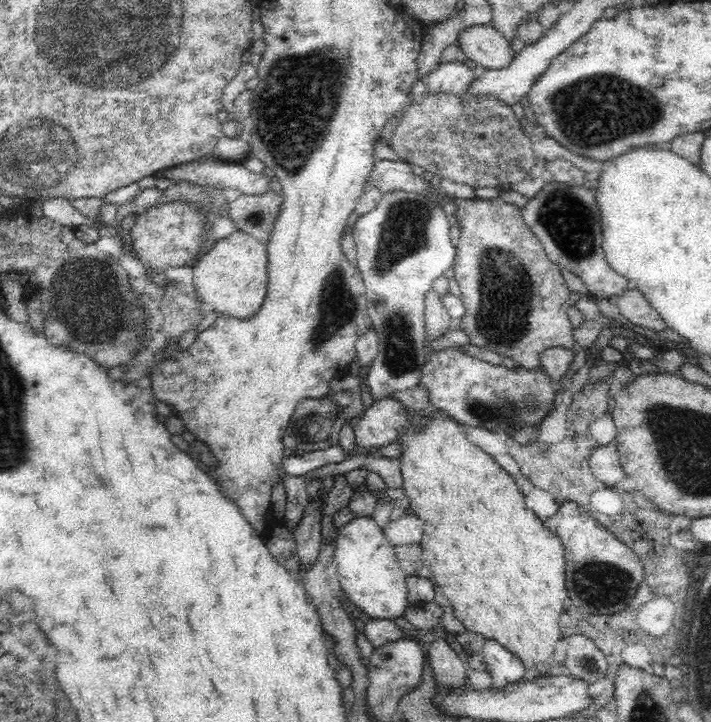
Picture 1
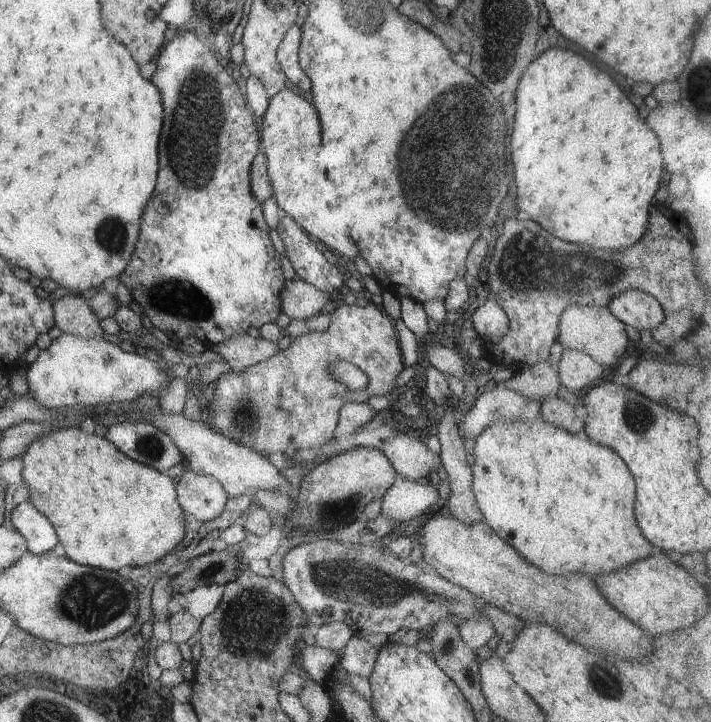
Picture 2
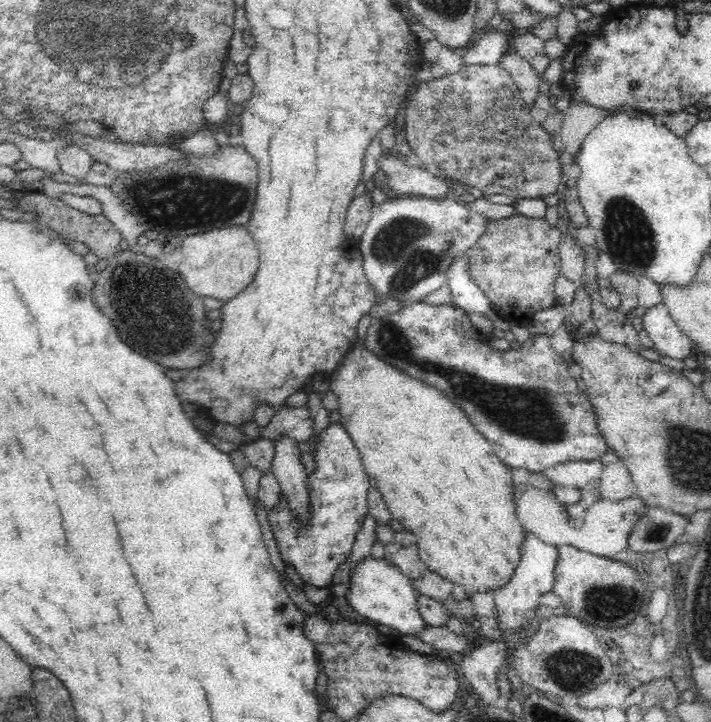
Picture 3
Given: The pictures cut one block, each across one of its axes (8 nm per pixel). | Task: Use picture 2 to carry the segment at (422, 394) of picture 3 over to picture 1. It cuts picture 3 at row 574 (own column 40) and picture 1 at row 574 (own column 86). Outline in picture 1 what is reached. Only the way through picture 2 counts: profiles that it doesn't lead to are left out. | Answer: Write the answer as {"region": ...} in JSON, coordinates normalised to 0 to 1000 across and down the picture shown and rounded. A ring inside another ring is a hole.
{"region":[[[601,565],[594,573],[586,571],[579,573],[571,566],[571,575],[577,578],[571,582],[571,590],[563,593],[563,604],[557,609],[567,612],[567,627],[561,634],[563,652],[565,652],[565,661],[568,661],[567,679],[577,694],[574,708],[585,712],[595,722],[595,742],[591,756],[595,777],[599,780],[598,794],[603,796],[610,809],[619,812],[624,825],[633,831],[641,856],[650,861],[657,874],[672,878],[681,882],[682,886],[700,889],[700,893],[706,893],[714,903],[727,909],[740,928],[755,925],[754,936],[769,936],[774,922],[790,921],[790,917],[785,917],[779,910],[779,900],[782,900],[782,892],[792,885],[790,867],[788,866],[789,852],[795,848],[793,831],[800,828],[795,810],[793,755],[790,755],[785,742],[779,737],[769,735],[767,726],[755,717],[748,706],[740,702],[738,686],[729,677],[724,663],[703,647],[692,632],[655,608],[653,600],[650,600],[647,586],[639,583],[634,578],[630,580],[629,573],[616,566]],[[601,572],[605,572],[609,579],[603,582],[603,589],[589,594],[585,586],[579,586],[578,582],[582,580],[582,576],[585,584],[588,584],[589,578]]]}

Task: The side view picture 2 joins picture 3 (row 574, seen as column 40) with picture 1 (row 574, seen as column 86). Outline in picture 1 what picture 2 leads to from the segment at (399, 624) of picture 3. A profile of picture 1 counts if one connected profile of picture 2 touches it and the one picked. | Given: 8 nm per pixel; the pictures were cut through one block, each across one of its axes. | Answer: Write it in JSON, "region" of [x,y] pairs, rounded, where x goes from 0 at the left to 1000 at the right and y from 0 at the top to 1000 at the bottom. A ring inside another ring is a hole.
{"region":[[[501,716],[475,734],[468,773],[474,783],[480,820],[485,820],[511,850],[520,857],[543,859],[567,853],[572,838],[572,796],[565,791],[539,733],[523,716]]]}

